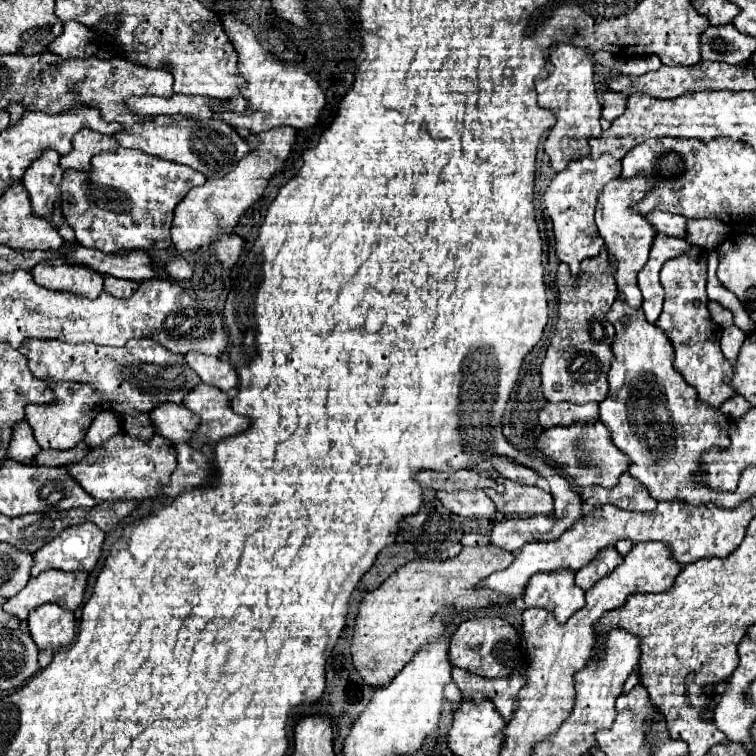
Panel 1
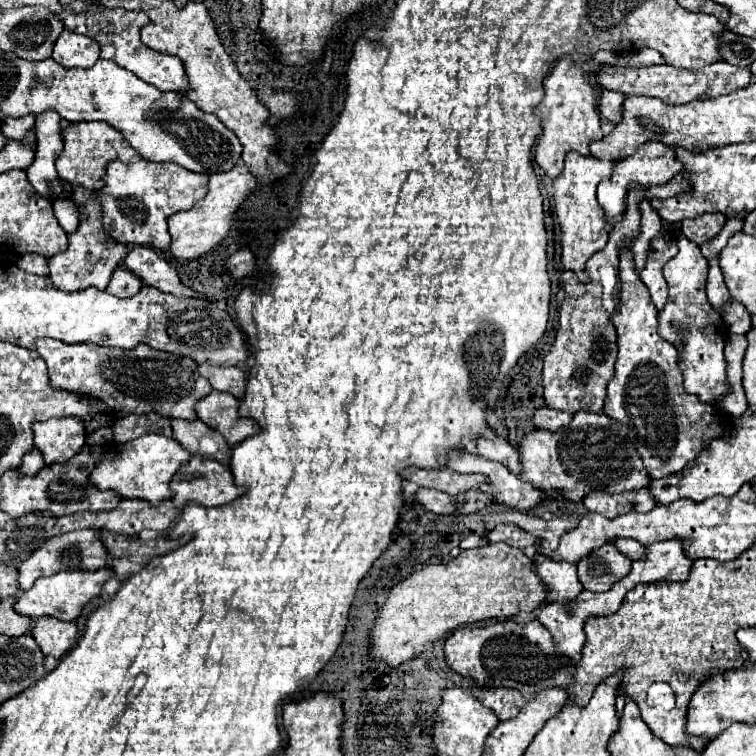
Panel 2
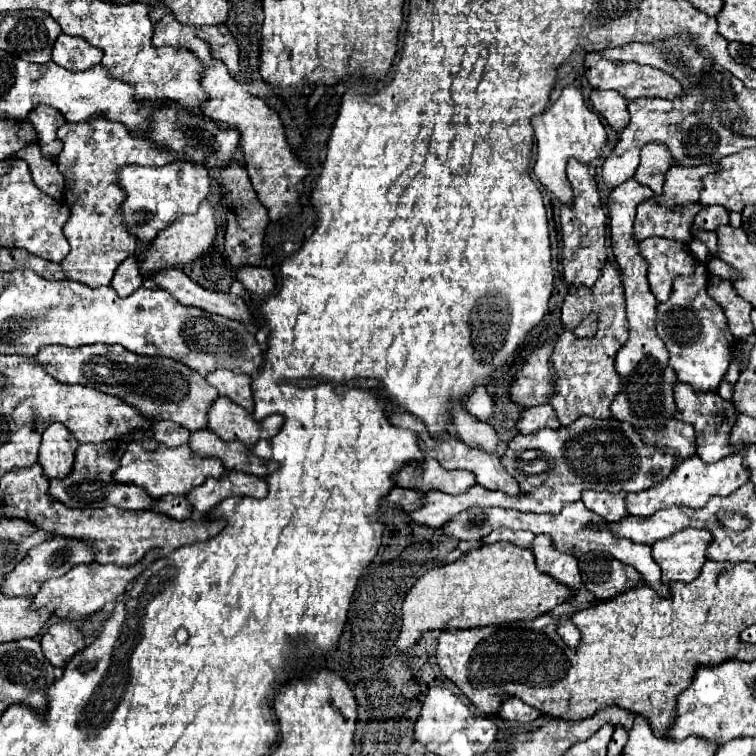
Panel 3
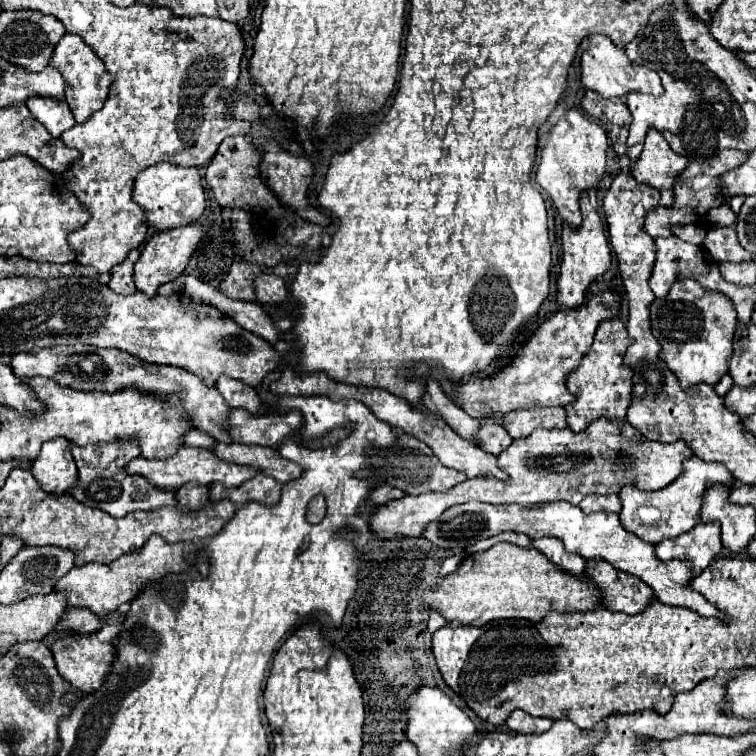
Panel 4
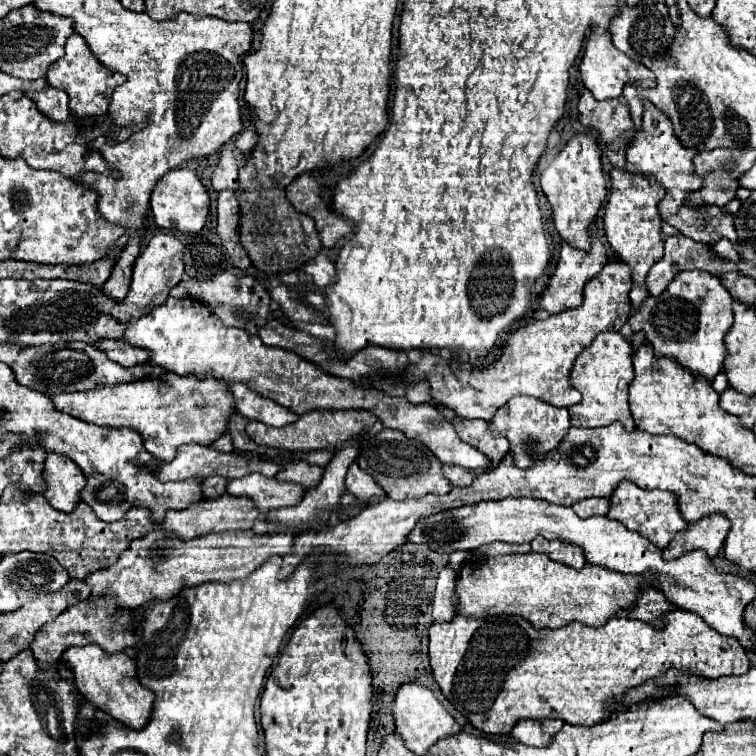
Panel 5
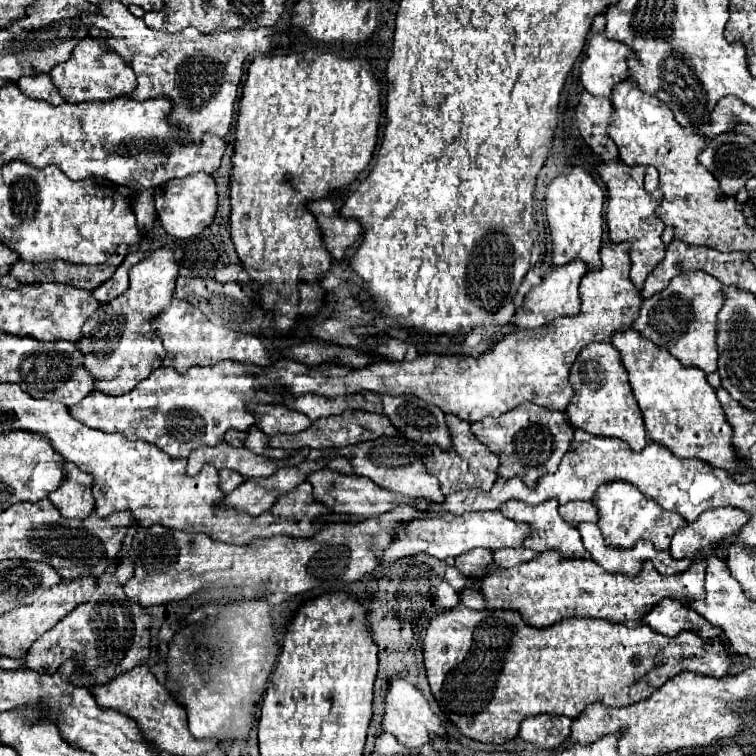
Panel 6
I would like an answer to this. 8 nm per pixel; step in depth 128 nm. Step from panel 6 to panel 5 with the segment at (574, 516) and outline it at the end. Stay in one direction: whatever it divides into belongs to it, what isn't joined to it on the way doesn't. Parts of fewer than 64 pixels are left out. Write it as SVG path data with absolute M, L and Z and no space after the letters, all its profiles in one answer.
M584 498L580 502L576 502L572 506L572 510L580 516L580 518L588 518L588 516L604 516L610 510L610 500L608 498Z

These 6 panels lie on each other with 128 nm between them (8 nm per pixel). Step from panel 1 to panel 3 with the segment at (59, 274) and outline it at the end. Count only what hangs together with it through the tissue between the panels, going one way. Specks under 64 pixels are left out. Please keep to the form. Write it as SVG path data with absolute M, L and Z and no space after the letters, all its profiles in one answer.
M88 120L84 124L66 122L58 130L58 138L64 148L56 164L66 182L66 200L70 206L70 218L64 224L70 252L60 262L62 272L68 280L76 280L90 288L110 286L114 270L136 250L136 238L124 230L124 222L118 214L124 194L116 184L116 168L122 164L160 166L172 162L172 156L156 152L156 148L140 136L128 136L128 130L112 120Z

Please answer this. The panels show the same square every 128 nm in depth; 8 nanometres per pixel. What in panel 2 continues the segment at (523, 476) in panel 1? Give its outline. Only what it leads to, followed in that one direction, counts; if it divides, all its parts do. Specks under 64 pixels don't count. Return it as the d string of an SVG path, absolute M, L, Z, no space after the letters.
M478 438L476 444L478 444L478 454L480 456L504 464L514 474L520 474L522 472L520 456L518 456L518 452L506 440L502 440L502 438L496 438L496 440Z

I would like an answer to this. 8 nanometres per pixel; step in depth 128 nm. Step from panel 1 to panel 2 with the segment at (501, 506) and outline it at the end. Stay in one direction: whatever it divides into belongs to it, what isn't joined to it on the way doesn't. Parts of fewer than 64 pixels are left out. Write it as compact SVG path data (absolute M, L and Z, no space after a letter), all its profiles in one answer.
M460 452L460 458L448 460L448 468L454 468L456 472L484 474L490 482L482 484L482 490L492 494L498 504L504 504L508 508L528 512L528 510L536 508L542 500L542 492L536 486L520 480L516 474L512 474L502 464L486 460L478 454Z

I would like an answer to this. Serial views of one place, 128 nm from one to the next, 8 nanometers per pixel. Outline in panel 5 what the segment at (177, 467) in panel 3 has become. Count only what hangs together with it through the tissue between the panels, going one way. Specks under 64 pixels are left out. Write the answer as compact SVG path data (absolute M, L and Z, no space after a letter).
M188 444L188 446L180 446L178 448L178 454L172 462L162 462L156 470L152 468L152 472L156 472L156 478L160 478L162 482L168 482L168 480L188 480L188 478L194 478L194 480L204 480L208 476L222 476L222 478L242 478L242 476L248 476L250 472L260 472L264 476L274 476L278 472L278 466L274 462L264 462L264 460L248 460L248 458L242 458L238 454L224 454L224 452L218 452L214 448L208 448L208 446L200 446L200 444Z

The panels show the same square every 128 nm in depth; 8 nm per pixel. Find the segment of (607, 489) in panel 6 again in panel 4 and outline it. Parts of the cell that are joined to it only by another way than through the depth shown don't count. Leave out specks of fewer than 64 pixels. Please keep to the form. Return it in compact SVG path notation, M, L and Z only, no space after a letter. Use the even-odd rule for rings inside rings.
M692 456L692 458L684 460L682 474L662 490L640 492L638 488L632 488L632 486L620 490L618 496L622 502L622 512L618 516L622 520L622 526L628 532L632 532L652 544L658 544L664 538L674 538L682 532L688 532L698 522L700 508L702 508L702 496L708 490L708 482L716 482L716 484L726 486L726 484L734 482L734 476L722 464L704 462L696 456ZM642 514L644 514L644 518Z

